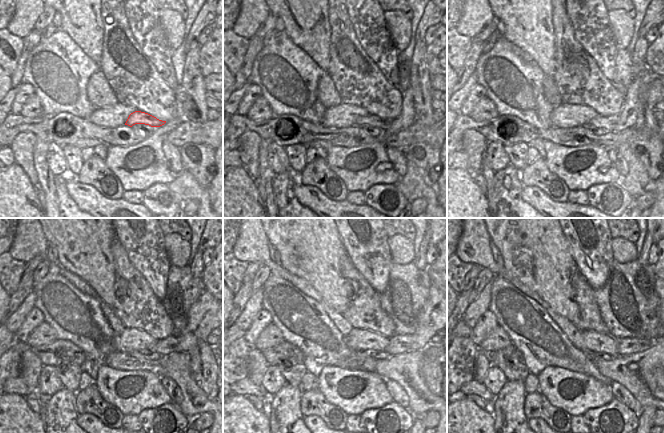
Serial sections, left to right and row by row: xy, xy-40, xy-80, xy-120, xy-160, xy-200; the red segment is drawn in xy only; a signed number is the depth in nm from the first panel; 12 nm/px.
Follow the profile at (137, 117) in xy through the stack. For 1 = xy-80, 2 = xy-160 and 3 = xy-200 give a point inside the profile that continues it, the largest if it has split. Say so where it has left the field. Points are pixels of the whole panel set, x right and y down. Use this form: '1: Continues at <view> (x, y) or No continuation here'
1: Continues at xy-80 (609, 123)
2: Continues at xy-160 (398, 344)
3: Continues at xy-200 (627, 345).

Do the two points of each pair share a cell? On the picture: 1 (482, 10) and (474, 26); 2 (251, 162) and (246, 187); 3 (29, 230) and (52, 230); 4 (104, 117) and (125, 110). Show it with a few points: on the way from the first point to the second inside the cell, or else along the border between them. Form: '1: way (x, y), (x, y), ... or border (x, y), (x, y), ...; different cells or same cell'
1: way (478, 14), (474, 18), (474, 22); same cell
2: border (242, 165), (254, 179); different cells
3: border (41, 228), (48, 243); different cells
4: way (109, 117), (114, 117), (120, 113); same cell

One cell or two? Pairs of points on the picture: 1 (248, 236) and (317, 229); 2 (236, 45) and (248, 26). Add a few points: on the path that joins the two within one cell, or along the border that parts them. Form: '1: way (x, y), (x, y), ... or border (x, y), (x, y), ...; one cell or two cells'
1: border (263, 228), (269, 242); two cells
2: border (233, 31), (248, 40); two cells

